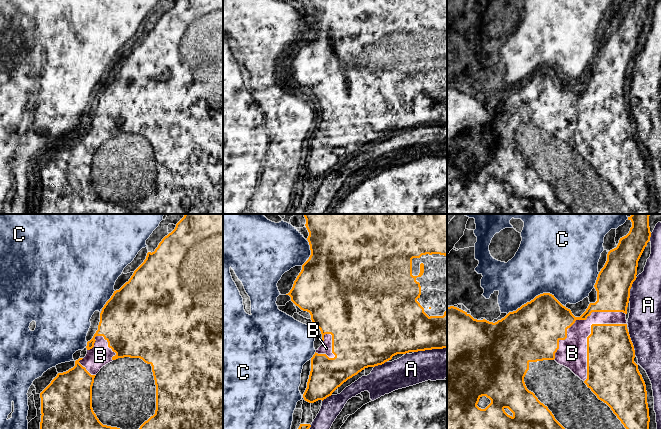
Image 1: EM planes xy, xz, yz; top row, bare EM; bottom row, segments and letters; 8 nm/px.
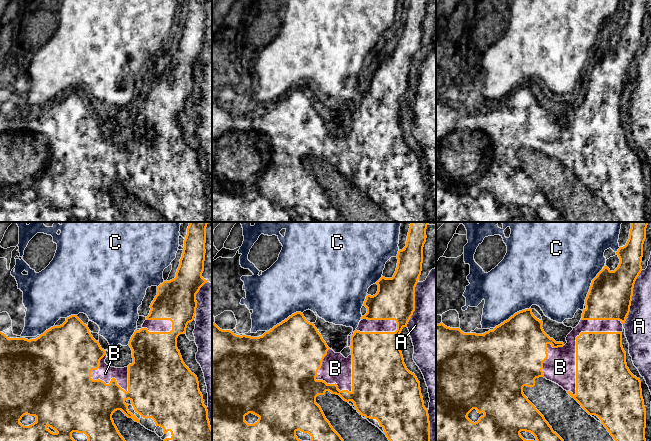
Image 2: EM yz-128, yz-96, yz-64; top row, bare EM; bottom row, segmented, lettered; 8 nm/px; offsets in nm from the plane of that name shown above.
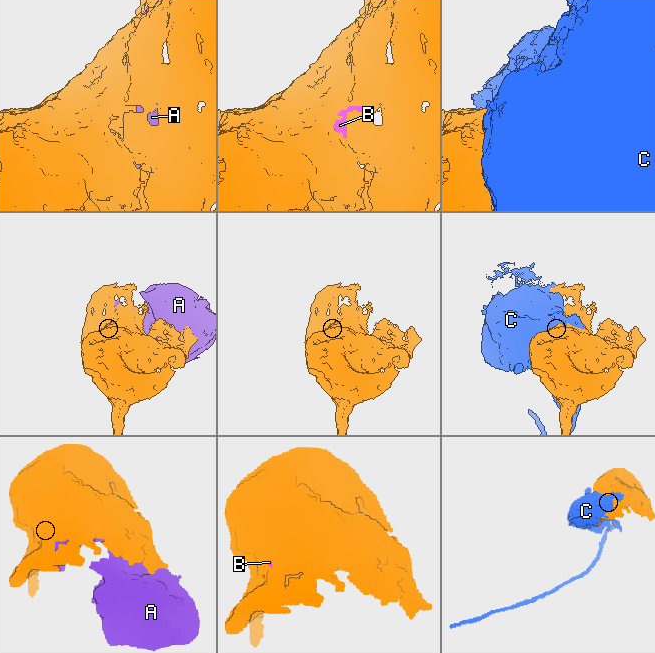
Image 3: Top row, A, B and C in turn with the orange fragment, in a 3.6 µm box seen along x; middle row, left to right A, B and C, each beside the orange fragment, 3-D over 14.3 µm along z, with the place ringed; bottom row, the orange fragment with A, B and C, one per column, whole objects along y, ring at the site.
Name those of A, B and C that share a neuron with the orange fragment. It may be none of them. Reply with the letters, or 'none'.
B

